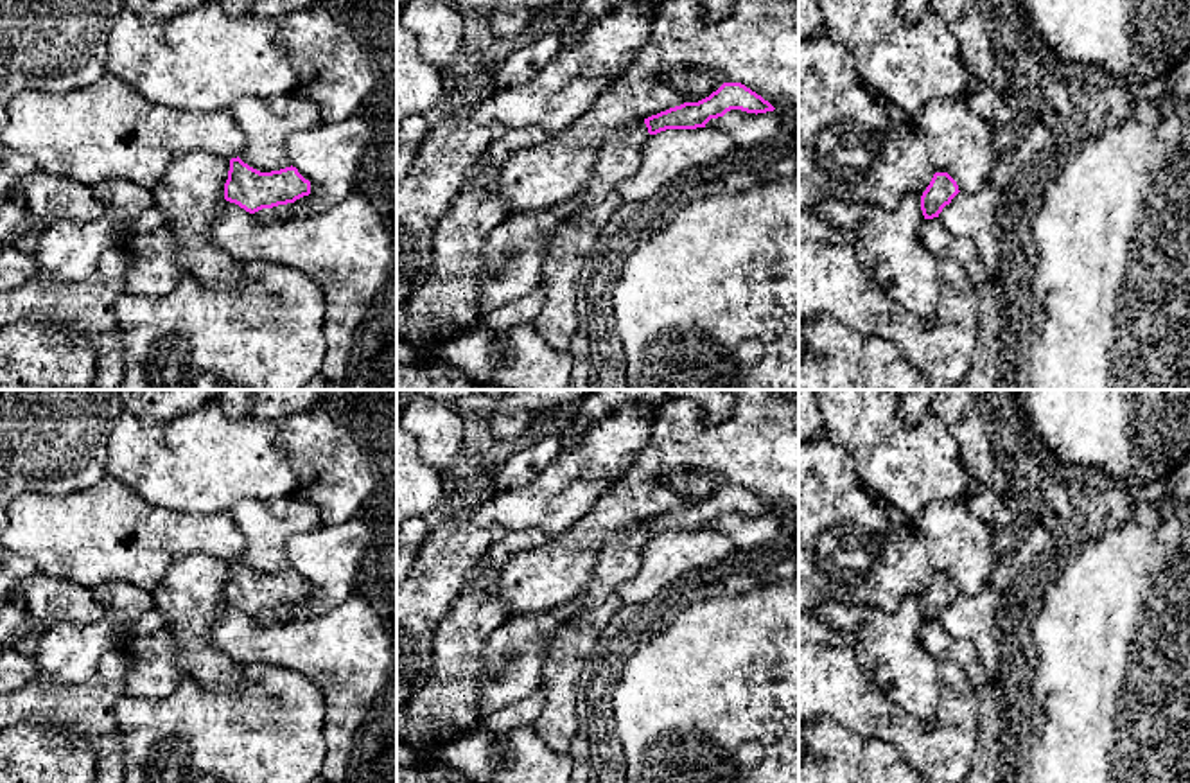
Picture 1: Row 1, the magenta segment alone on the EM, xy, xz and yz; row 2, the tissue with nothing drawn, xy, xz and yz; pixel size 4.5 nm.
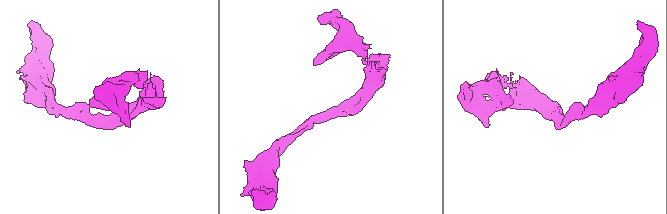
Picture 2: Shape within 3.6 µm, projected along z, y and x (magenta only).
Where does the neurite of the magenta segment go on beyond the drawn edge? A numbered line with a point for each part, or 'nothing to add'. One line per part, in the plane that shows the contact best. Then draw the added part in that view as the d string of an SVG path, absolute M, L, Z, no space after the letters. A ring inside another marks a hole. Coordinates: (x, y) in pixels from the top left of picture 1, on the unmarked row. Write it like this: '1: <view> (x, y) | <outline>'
nothing to add

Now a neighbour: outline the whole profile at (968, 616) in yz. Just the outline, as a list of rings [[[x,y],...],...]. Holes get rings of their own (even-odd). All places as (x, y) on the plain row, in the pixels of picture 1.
[[[991,584],[976,594],[958,594],[939,621],[953,638],[982,641],[991,632]]]

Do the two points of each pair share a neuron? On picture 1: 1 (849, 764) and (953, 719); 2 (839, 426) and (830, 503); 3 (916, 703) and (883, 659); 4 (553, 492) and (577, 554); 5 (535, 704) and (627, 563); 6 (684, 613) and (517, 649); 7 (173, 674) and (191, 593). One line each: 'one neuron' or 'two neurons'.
1: two neurons
2: two neurons
3: one neuron
4: two neurons
5: two neurons
6: two neurons
7: two neurons

